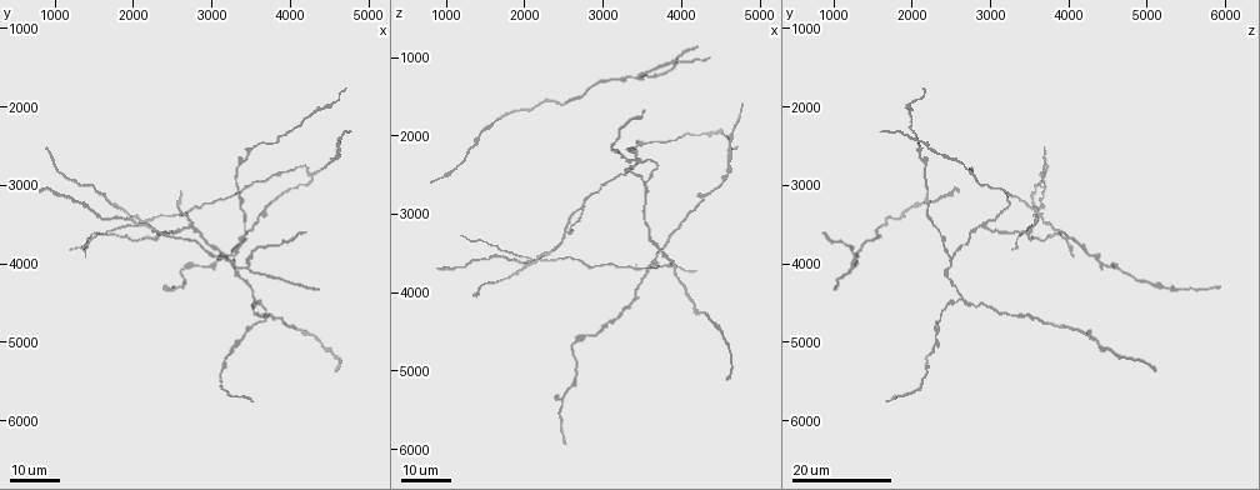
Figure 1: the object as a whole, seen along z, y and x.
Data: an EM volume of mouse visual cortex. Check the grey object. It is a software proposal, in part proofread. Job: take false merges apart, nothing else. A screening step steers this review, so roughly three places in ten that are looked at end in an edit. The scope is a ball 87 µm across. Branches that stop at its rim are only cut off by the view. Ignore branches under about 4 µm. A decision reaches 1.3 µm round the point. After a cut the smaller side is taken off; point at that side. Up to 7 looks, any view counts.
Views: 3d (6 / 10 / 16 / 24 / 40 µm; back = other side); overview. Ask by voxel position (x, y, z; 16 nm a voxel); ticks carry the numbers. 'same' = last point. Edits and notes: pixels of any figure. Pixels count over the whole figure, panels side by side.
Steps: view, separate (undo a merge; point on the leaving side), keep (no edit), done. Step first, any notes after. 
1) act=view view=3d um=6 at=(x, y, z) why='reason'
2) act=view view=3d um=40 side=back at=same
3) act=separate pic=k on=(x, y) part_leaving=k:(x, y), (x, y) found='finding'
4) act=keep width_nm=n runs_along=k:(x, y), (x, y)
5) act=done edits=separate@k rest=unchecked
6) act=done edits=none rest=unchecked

act=view view=3d um=24 at=(3550, 4450, 2650) why='three arms meet'

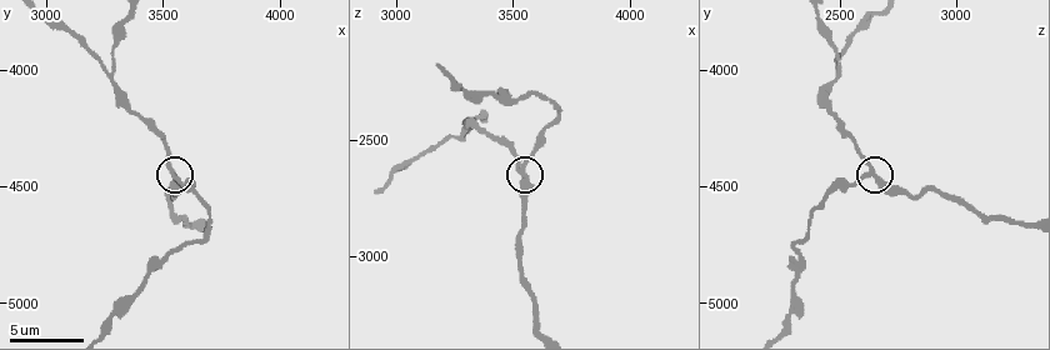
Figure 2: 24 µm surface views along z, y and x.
act=view view=3d um=6 at=(3540, 4450, 2630) why='zoom in'

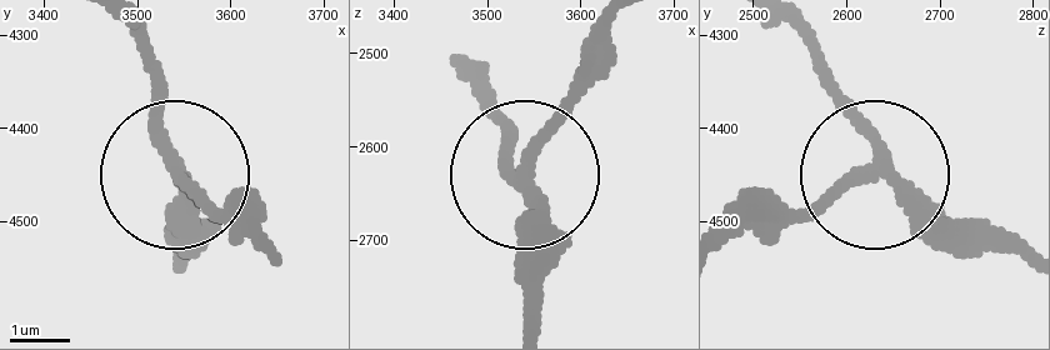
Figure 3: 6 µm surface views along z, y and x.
act=keep arms=3 runs_along=3:(789, 21), (874, 166), (764, 240) found='all the same neuron'

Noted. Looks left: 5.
act=view view=3d um=16 at=(3250, 4000, 2480) why='three arms meet'

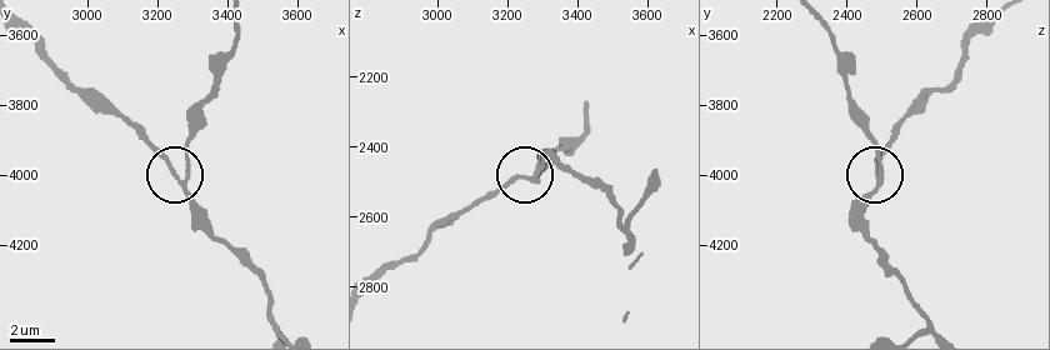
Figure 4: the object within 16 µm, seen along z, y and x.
act=keep arms=3 runs_along=4:(585, 105), (585, 133), (525, 178), (555, 158) found='one neuron here'

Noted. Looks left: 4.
act=view view=3d um=16 at=(3450, 4050, 1200) why='a fork'

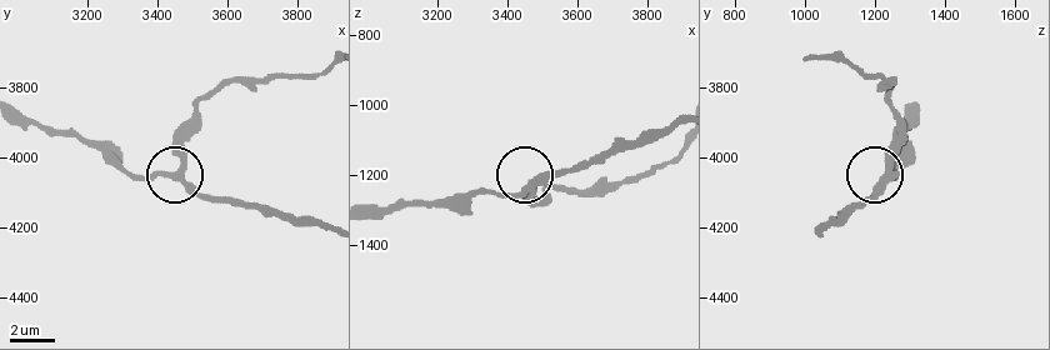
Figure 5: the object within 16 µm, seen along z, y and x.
act=view view=3d um=10 at=(3460, 4050, 1240) why='zoom in'

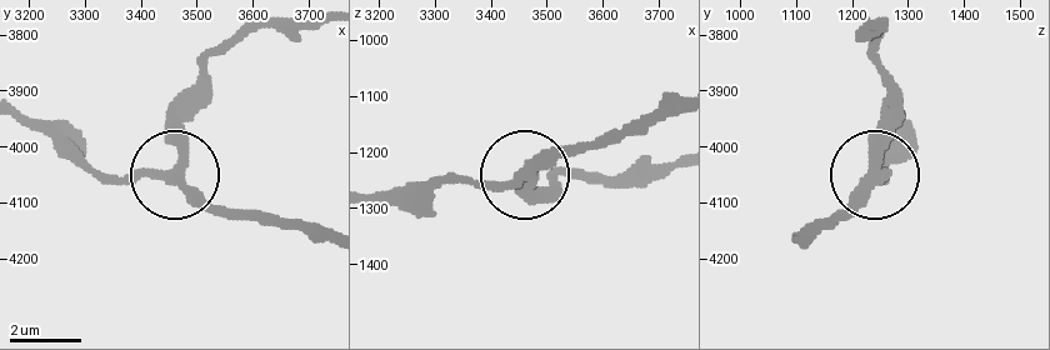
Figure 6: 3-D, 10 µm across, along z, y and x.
act=keep arms=3 found='continuous, no second neuron'

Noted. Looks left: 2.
act=view view=3d um=24 at=(2700, 3500, 2900) why='side arm on a straight run'

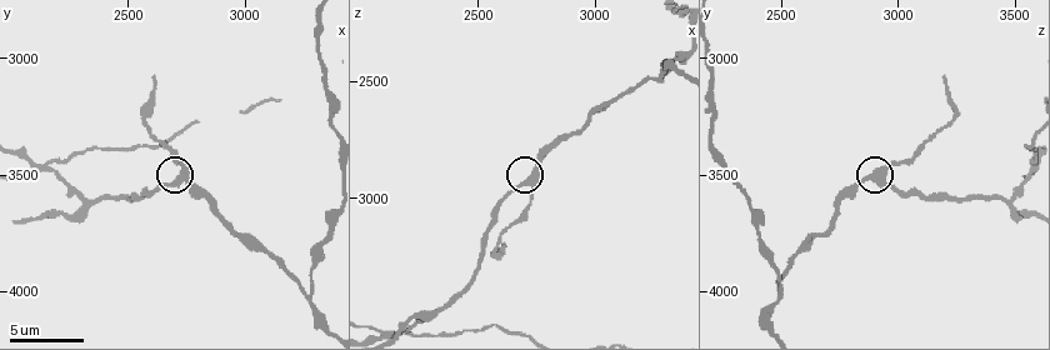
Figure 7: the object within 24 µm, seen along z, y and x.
act=view view=3d um=10 at=(2710, 3530, 2920)

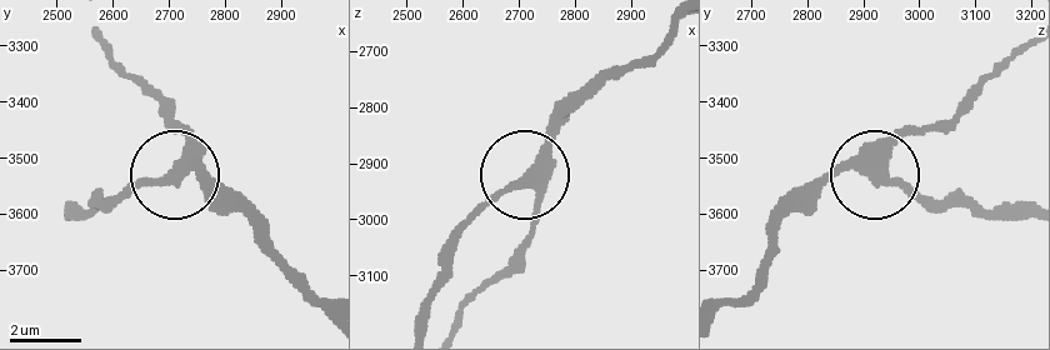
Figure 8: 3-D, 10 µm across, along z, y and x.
act=keep arms=3 runs_along=8:(676, 24), (601, 78), (524, 173), (533, 226) found='continuous, no second neuron'

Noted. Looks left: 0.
act=done edits=none rest=unchecked

